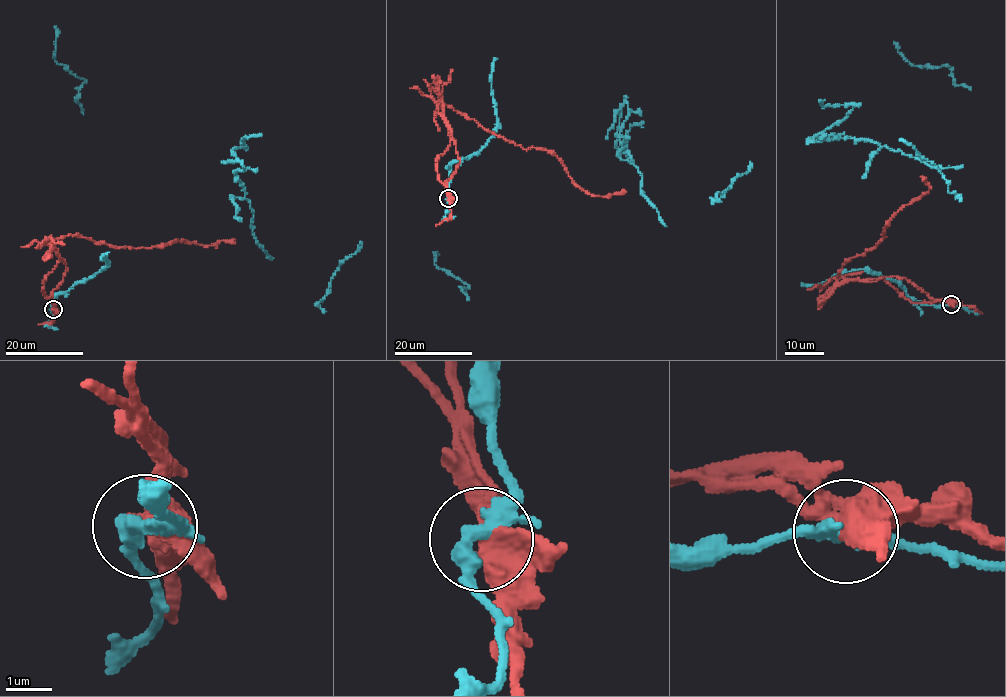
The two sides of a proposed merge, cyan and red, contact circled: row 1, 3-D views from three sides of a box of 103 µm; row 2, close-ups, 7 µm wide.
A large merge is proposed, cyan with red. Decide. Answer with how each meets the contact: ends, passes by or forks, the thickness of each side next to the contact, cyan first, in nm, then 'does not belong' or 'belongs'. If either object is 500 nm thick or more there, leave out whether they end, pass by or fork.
calibres 320 and 500 nm; does not belong

